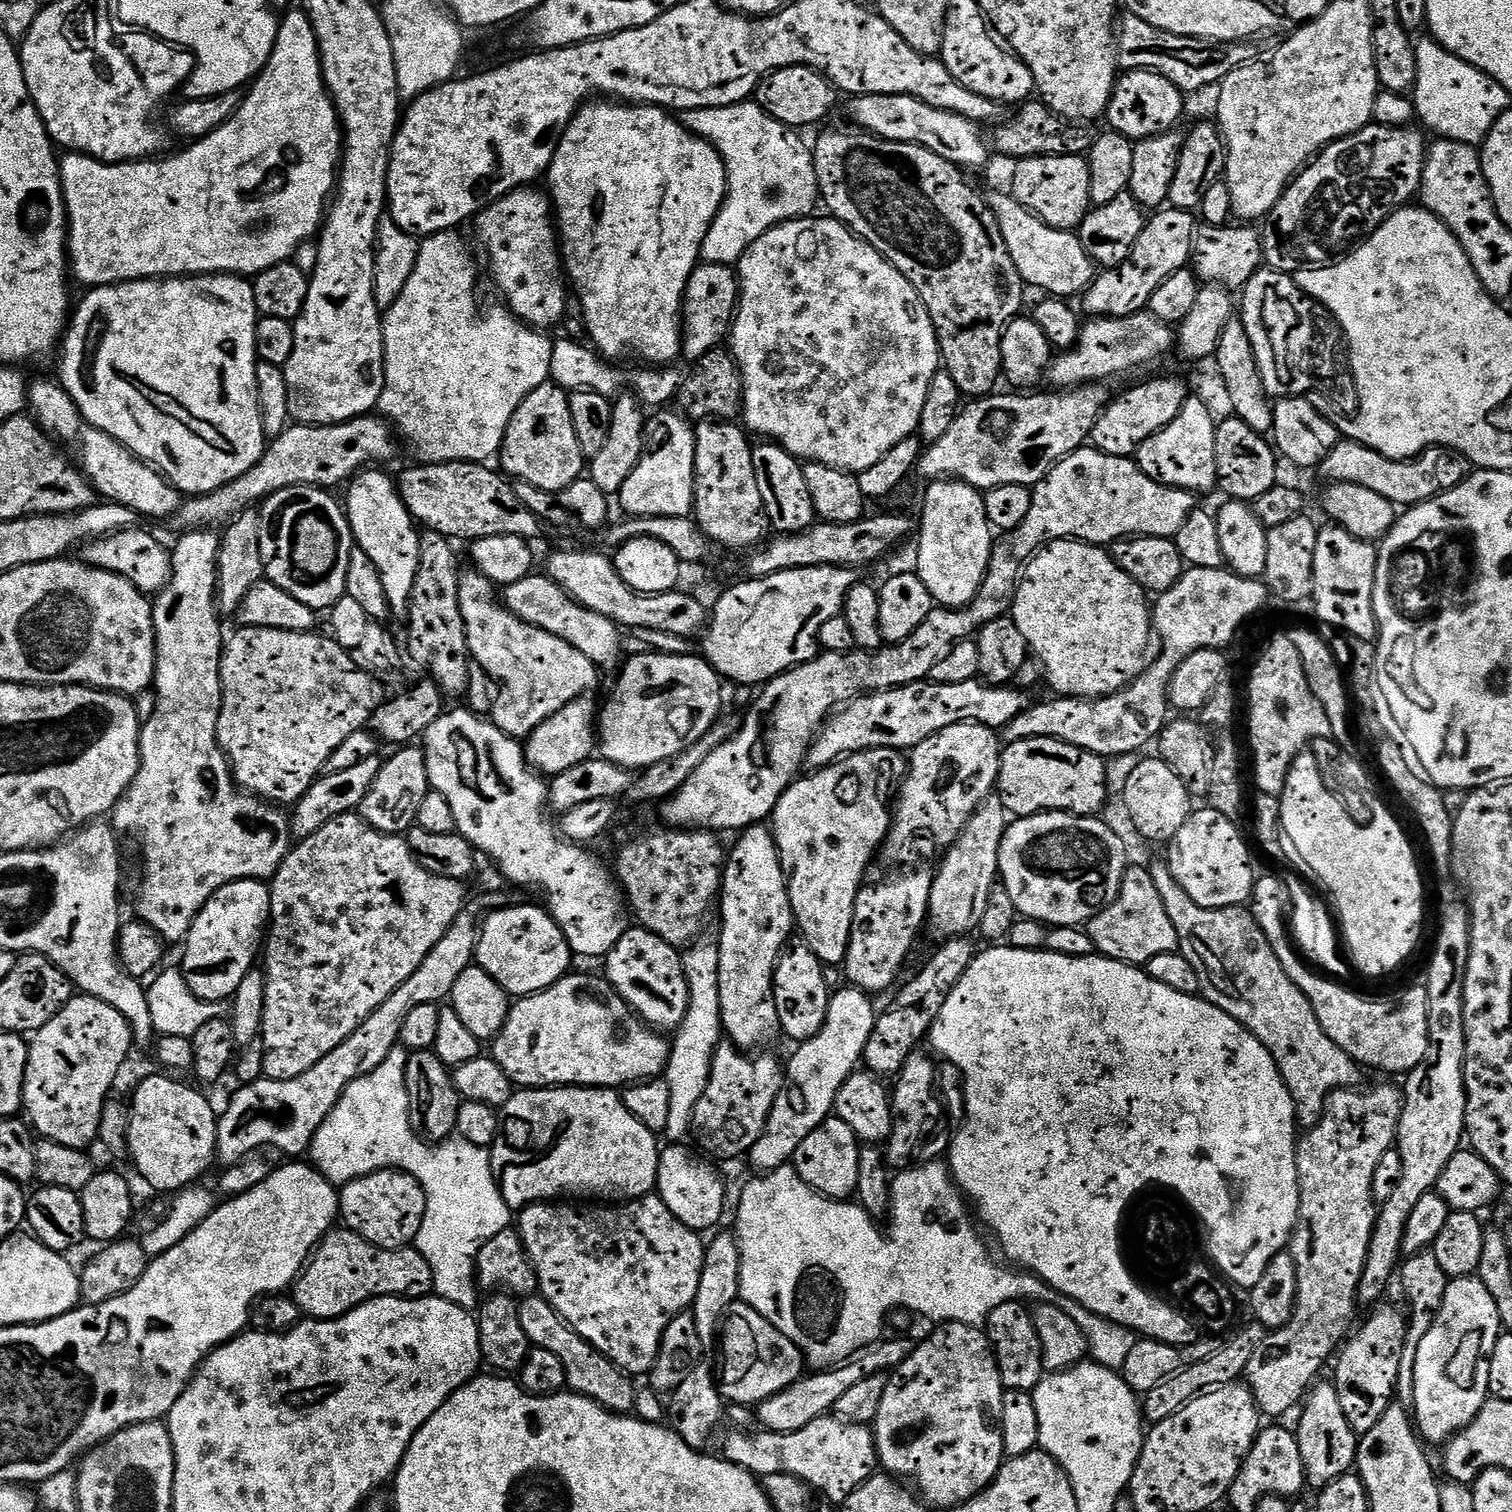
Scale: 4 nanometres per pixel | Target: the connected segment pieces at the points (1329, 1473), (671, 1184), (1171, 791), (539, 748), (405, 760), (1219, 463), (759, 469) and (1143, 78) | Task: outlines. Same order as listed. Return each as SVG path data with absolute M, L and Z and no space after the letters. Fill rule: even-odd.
M1317 1383L1303 1401L1303 1408L1304 1413L1301 1414L1300 1421L1294 1424L1294 1431L1298 1438L1298 1450L1302 1450L1306 1481L1311 1487L1313 1484L1313 1489L1319 1490L1353 1471L1358 1437L1346 1420L1346 1414L1342 1412L1342 1402L1338 1400L1335 1383Z
M684 1144L665 1147L658 1162L655 1191L662 1202L670 1206L670 1214L674 1214L678 1222L701 1234L707 1233L707 1228L715 1229L715 1224L724 1216L724 1180L715 1166L711 1159L705 1158L699 1151L691 1152Z
M1153 758L1141 759L1134 774L1130 774L1130 779L1126 781L1126 790L1122 797L1124 803L1123 811L1134 818L1134 826L1138 826L1138 834L1149 845L1167 845L1182 830L1182 826L1188 821L1188 817L1194 811L1194 798L1182 786L1182 778L1170 770L1166 761Z
M591 695L579 696L526 737L524 758L537 773L551 778L570 770L570 766L578 766L578 762L593 759L598 748L598 704L592 699Z
M404 746L393 752L396 753L389 760L381 763L378 778L374 778L374 786L370 786L366 798L362 798L358 815L374 830L399 836L415 825L418 806L422 806L430 785L423 747Z
M1233 418L1218 424L1214 438L1214 454L1216 455L1216 482L1219 491L1225 492L1225 497L1251 502L1262 498L1266 490L1270 490L1278 483L1278 476L1276 476L1278 453L1275 447L1261 433L1250 430L1246 422Z
M757 443L752 450L754 458L754 479L758 481L758 491L762 494L762 506L766 506L769 525L777 533L805 532L818 517L814 502L810 502L810 490L806 490L806 478L801 461L789 454L780 444Z
M1133 68L1119 77L1112 91L1106 113L1107 127L1113 132L1122 134L1133 142L1160 136L1171 132L1184 113L1185 93L1181 92L1170 78L1157 72L1147 72L1145 68Z

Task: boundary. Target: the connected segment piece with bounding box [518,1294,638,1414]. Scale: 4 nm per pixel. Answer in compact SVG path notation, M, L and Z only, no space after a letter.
M537 1294L523 1297L519 1306L518 1319L522 1321L522 1330L526 1330L529 1345L550 1350L550 1354L558 1354L566 1370L566 1385L571 1391L590 1398L595 1404L601 1404L609 1412L628 1414L633 1411L638 1388L627 1372L622 1372L615 1362L602 1355L593 1344L583 1340L570 1325L565 1324L543 1296Z

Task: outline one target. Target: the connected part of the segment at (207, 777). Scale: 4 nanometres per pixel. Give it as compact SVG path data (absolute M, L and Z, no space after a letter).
M188 530L177 542L176 548L171 549L172 573L168 579L168 585L161 592L155 593L152 600L152 617L154 618L154 634L156 635L156 679L154 691L157 694L157 710L149 721L142 724L140 729L140 769L134 778L134 782L128 787L126 793L110 813L110 823L117 833L124 831L140 832L140 844L144 847L144 877L140 880L140 893L136 896L135 915L147 922L151 928L158 930L158 934L169 945L179 945L187 937L188 928L194 922L194 918L204 909L206 902L222 886L239 880L262 880L271 881L276 872L284 865L284 859L288 857L294 844L294 837L290 831L290 816L283 807L277 806L267 800L253 796L251 792L239 787L232 775L232 769L228 763L220 743L216 737L216 727L220 717L220 707L224 697L224 687L220 681L220 659L224 653L226 643L226 631L220 625L222 613L216 602L216 583L218 582L218 550L220 549L221 533L216 530Z

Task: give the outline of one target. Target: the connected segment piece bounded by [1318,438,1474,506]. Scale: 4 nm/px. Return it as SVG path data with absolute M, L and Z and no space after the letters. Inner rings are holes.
M1347 438L1341 439L1334 450L1326 454L1318 469L1319 475L1325 476L1325 481L1354 482L1354 486L1366 486L1366 490L1382 494L1382 498L1397 506L1421 504L1424 500L1434 498L1439 492L1450 490L1464 477L1472 475L1473 471L1474 465L1450 448L1427 448L1410 460L1391 460L1365 444Z

